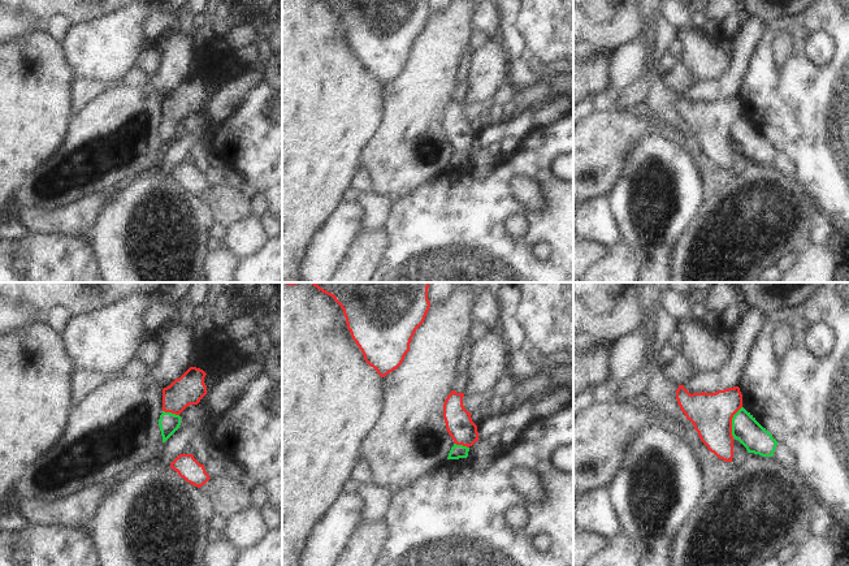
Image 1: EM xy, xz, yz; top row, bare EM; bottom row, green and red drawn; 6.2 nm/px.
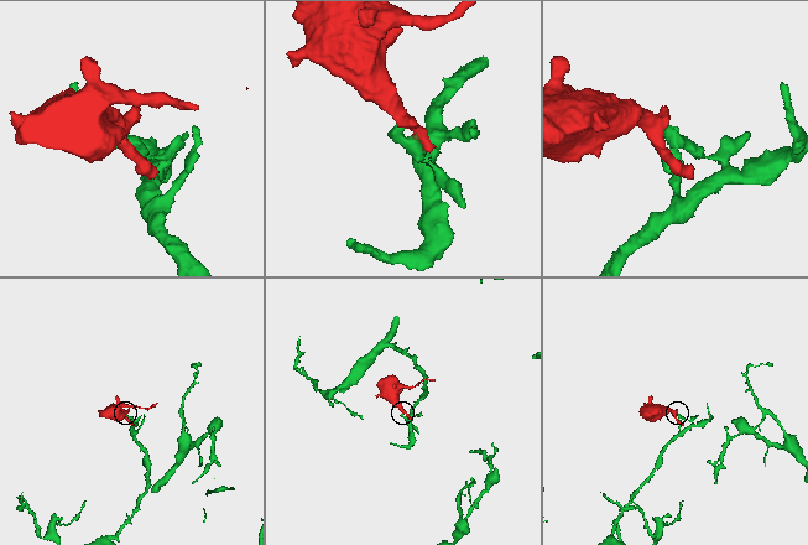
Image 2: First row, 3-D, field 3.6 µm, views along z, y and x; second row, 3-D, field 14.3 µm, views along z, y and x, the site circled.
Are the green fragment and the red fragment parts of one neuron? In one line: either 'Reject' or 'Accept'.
Reject.

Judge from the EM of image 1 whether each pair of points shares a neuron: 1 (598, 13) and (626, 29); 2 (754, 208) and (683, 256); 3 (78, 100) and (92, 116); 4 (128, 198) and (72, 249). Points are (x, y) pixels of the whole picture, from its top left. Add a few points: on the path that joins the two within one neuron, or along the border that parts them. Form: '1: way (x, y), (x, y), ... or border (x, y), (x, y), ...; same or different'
1: border (616, 13), (606, 24), (596, 24), (587, 14); different
2: way (736, 227), (705, 250), (701, 246); same
3: border (109, 89), (91, 98), (76, 111); different
4: border (86, 238), (95, 254), (98, 267); different

